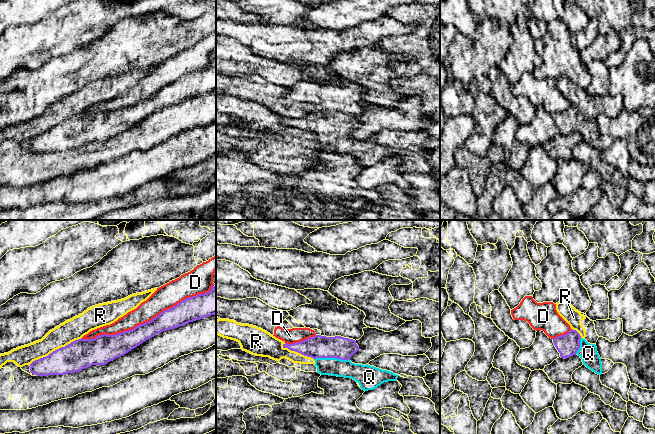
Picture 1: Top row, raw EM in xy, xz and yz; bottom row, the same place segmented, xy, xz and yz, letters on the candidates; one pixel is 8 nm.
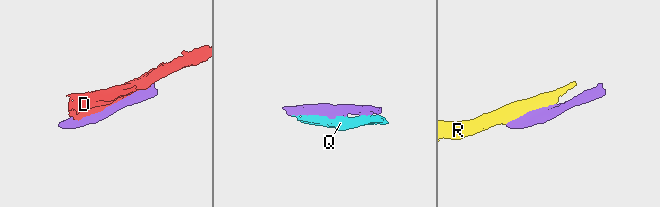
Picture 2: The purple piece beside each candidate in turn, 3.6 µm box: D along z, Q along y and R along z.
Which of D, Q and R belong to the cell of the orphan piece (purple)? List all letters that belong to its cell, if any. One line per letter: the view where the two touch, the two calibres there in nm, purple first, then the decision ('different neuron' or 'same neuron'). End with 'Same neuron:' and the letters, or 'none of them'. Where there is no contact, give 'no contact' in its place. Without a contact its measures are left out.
D: meets purple in xy; 170 nm thick on the purple side, 190 nm on the other; different neuron
Q: meets purple in xz; 180 nm thick on the purple side, 140 nm on the other; same neuron
R: meets purple in xy; 240 nm thick on the purple side, 170 nm on the other; different neuron
Same neuron: Q

